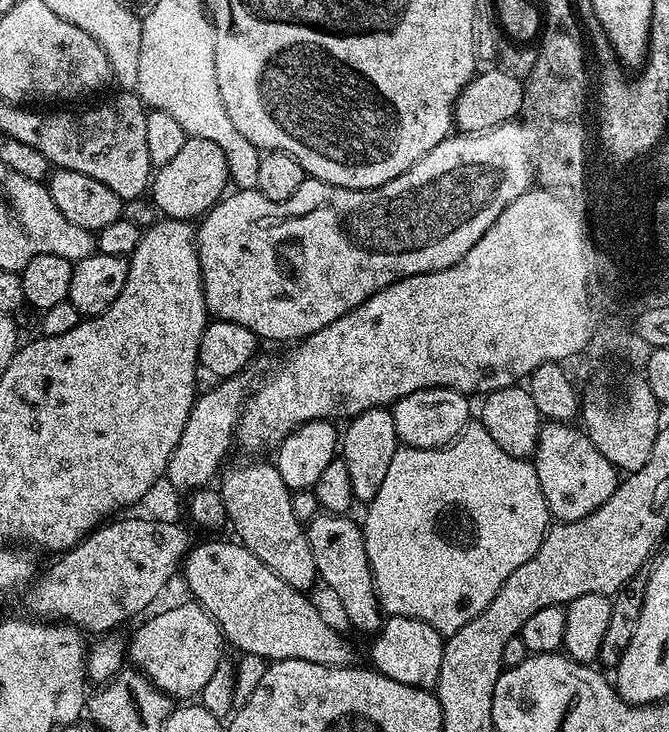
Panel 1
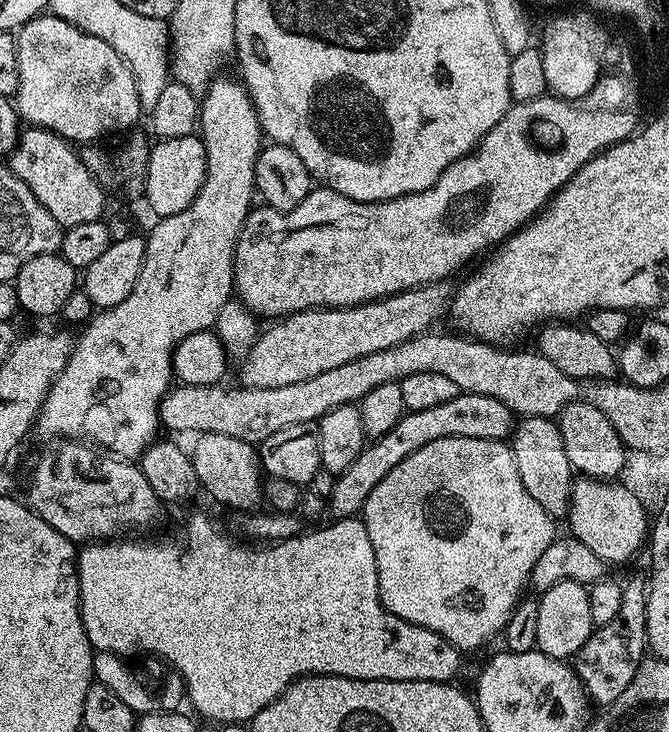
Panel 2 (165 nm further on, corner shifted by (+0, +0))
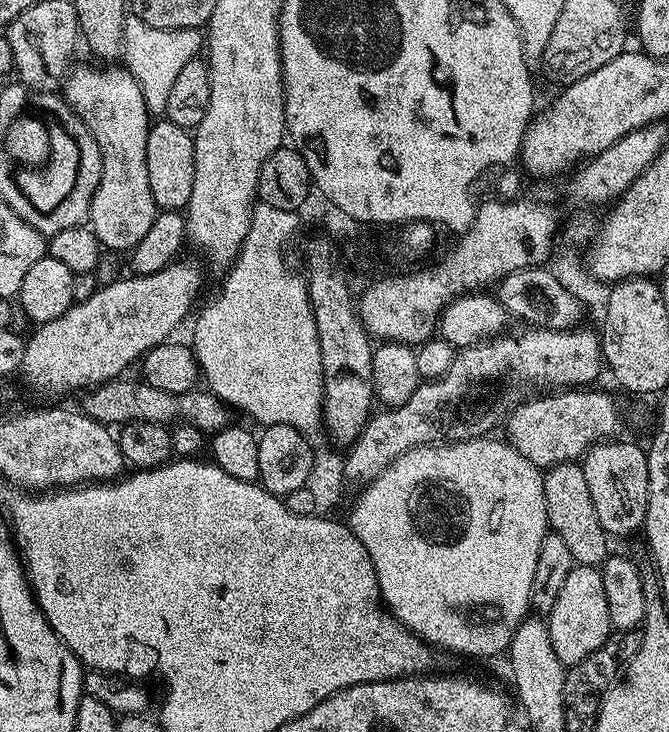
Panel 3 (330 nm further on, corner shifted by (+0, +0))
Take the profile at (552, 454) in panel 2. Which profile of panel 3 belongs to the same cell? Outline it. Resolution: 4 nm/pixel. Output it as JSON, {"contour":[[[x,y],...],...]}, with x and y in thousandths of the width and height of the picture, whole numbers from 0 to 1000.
{"contour":[[[865,633],[831,634],[813,645],[813,673],[816,675],[816,697],[819,719],[833,727],[846,740],[852,757],[862,770],[901,772],[912,758],[909,742],[912,734],[903,725],[900,713],[894,713],[894,697],[888,697],[888,684],[882,680],[882,669],[876,665],[876,648]]]}

